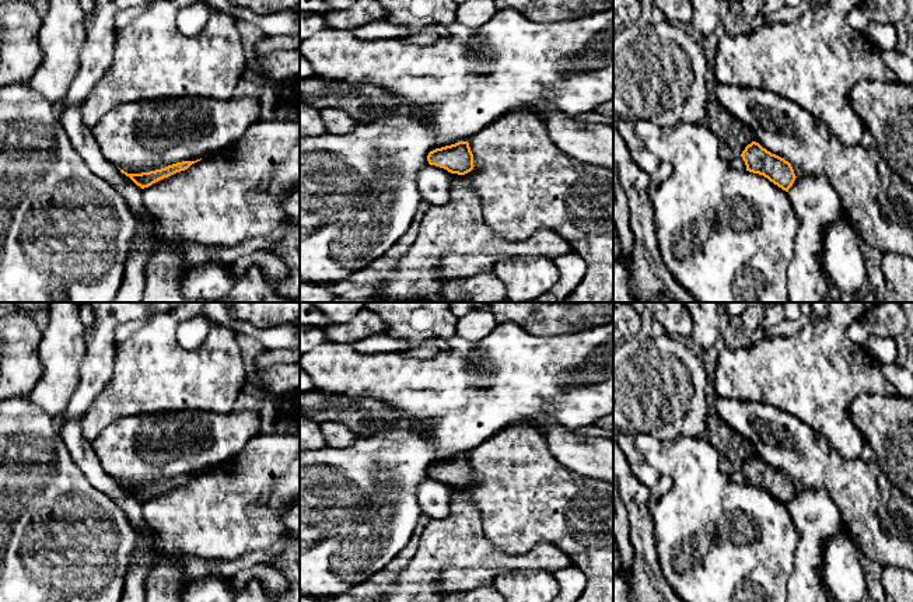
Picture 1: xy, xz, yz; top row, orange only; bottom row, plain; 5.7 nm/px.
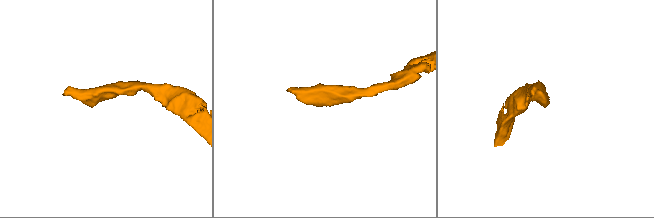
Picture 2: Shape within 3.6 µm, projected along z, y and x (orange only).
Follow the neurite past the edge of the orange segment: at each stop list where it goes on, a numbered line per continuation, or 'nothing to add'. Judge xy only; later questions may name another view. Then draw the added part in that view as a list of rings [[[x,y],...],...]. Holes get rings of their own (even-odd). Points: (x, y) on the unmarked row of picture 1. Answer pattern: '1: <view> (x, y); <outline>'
nothing to add

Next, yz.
1: yz (738, 478); [[[737,470],[730,477],[737,484],[745,484],[746,483],[746,479],[745,479],[745,475],[742,473],[742,470]]]

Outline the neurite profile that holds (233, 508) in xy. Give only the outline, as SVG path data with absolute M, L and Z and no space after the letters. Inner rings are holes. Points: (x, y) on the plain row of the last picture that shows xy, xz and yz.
M300 430L259 433L235 458L143 503L143 517L164 556L235 560L290 535L281 510L300 497Z

